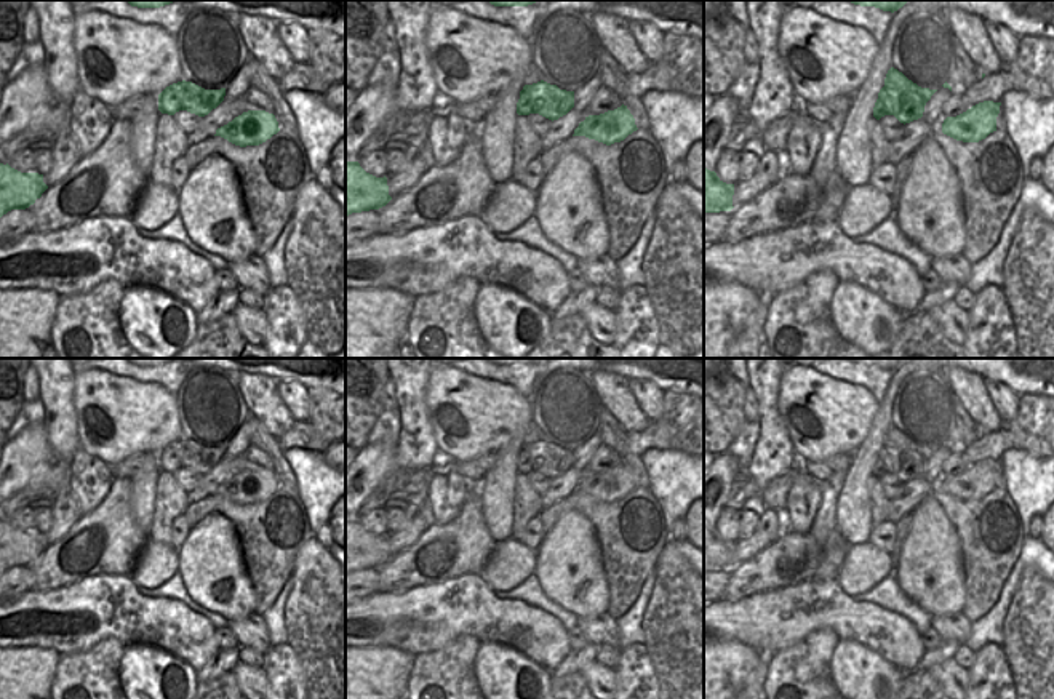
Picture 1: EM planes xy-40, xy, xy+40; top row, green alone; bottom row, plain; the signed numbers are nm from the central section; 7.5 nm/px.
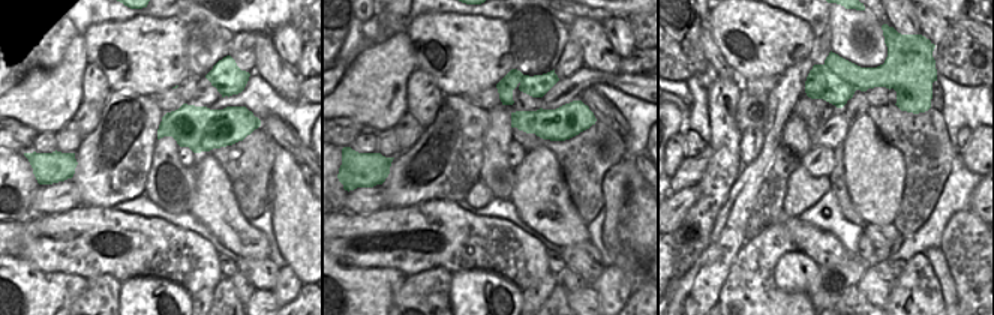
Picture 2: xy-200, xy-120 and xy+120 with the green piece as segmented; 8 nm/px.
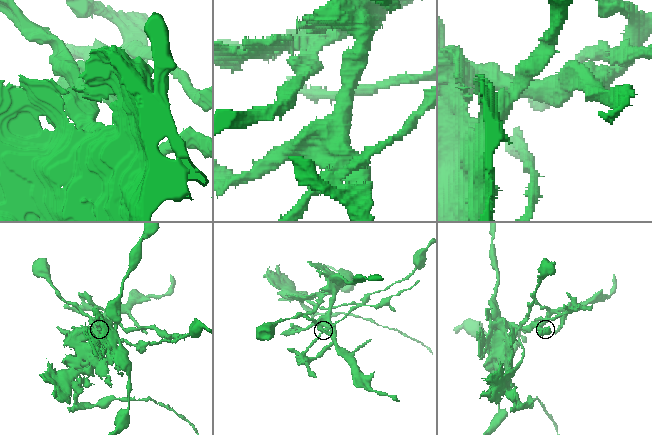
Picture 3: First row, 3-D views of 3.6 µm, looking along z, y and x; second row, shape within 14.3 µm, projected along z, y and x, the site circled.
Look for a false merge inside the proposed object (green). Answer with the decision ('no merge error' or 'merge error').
merge error

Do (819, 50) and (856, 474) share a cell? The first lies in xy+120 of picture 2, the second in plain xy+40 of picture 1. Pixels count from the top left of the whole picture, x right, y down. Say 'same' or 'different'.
same

